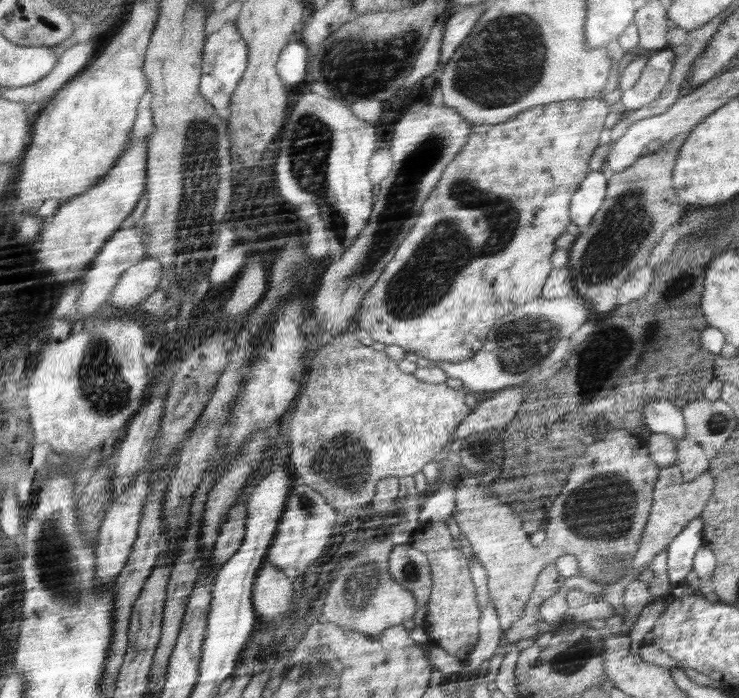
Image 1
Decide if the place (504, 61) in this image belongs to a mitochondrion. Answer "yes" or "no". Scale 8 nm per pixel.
yes

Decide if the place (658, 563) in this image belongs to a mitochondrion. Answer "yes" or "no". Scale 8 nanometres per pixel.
no

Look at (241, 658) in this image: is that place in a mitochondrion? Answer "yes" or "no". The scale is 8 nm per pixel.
no

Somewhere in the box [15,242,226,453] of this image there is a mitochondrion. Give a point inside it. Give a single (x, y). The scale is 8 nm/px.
(106, 392)

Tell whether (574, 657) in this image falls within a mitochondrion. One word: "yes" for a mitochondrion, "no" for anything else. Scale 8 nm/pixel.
yes

